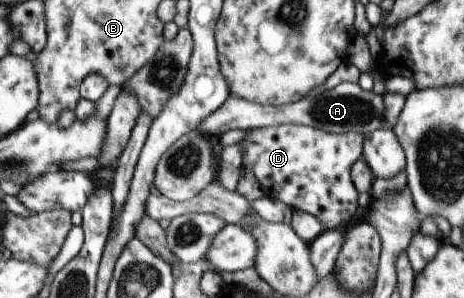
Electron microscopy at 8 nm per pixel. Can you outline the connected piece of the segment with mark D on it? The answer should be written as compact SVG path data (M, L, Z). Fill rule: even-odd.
M278 125L252 129L239 143L242 147L242 164L252 169L263 196L276 199L292 210L308 213L320 221L324 230L347 227L354 220L357 205L356 189L350 181L350 167L360 158L362 134L334 134L304 125Z

